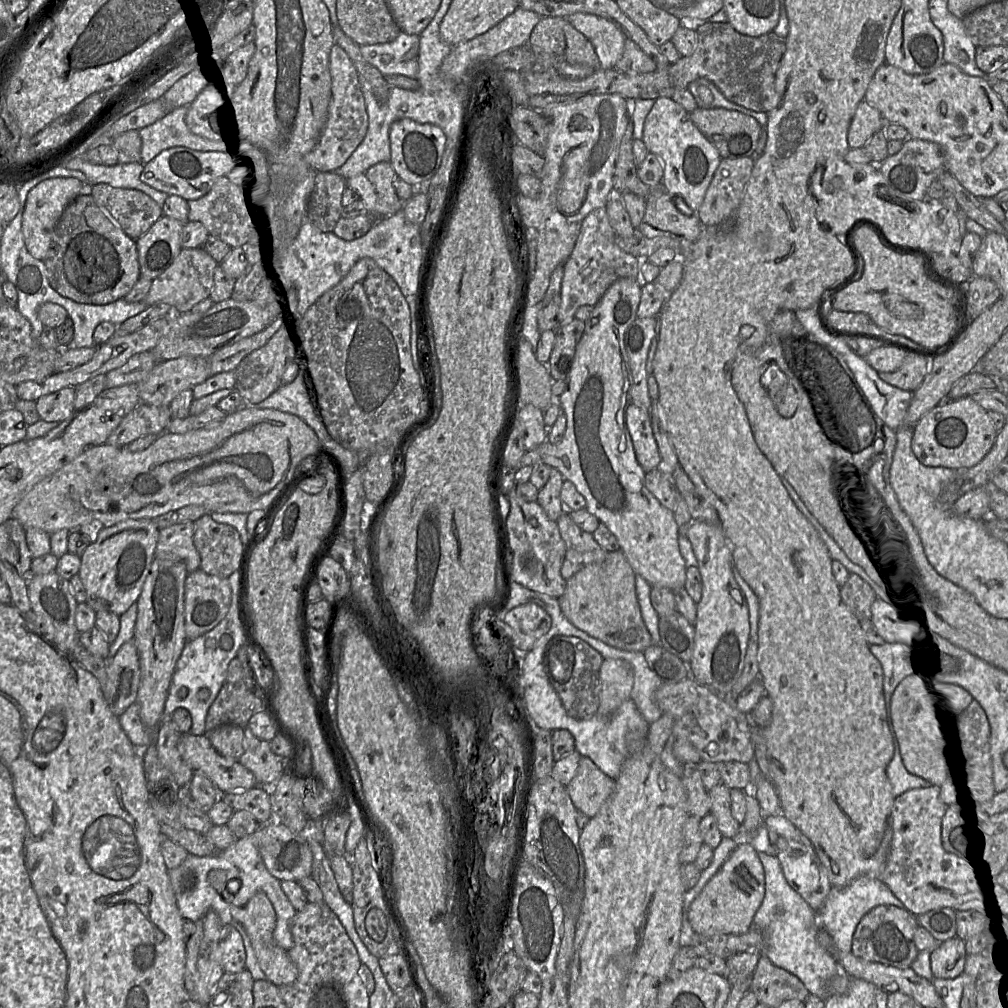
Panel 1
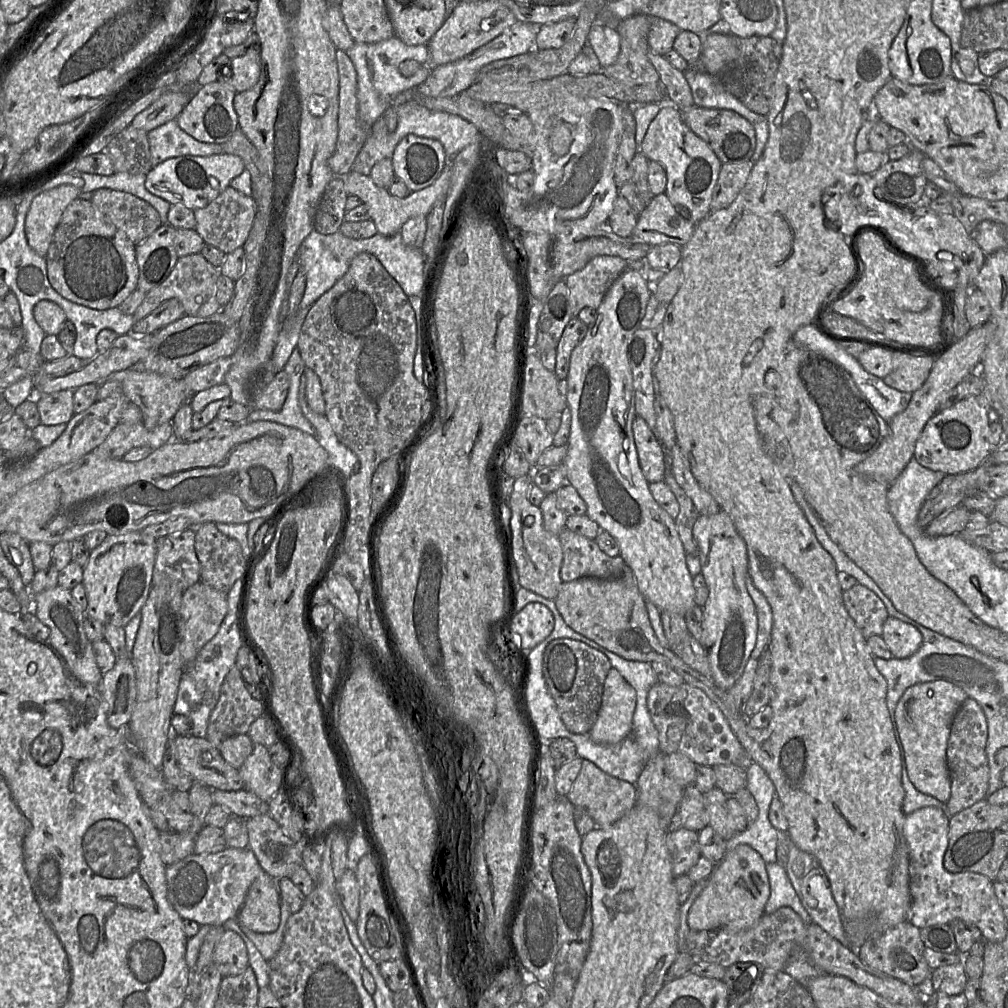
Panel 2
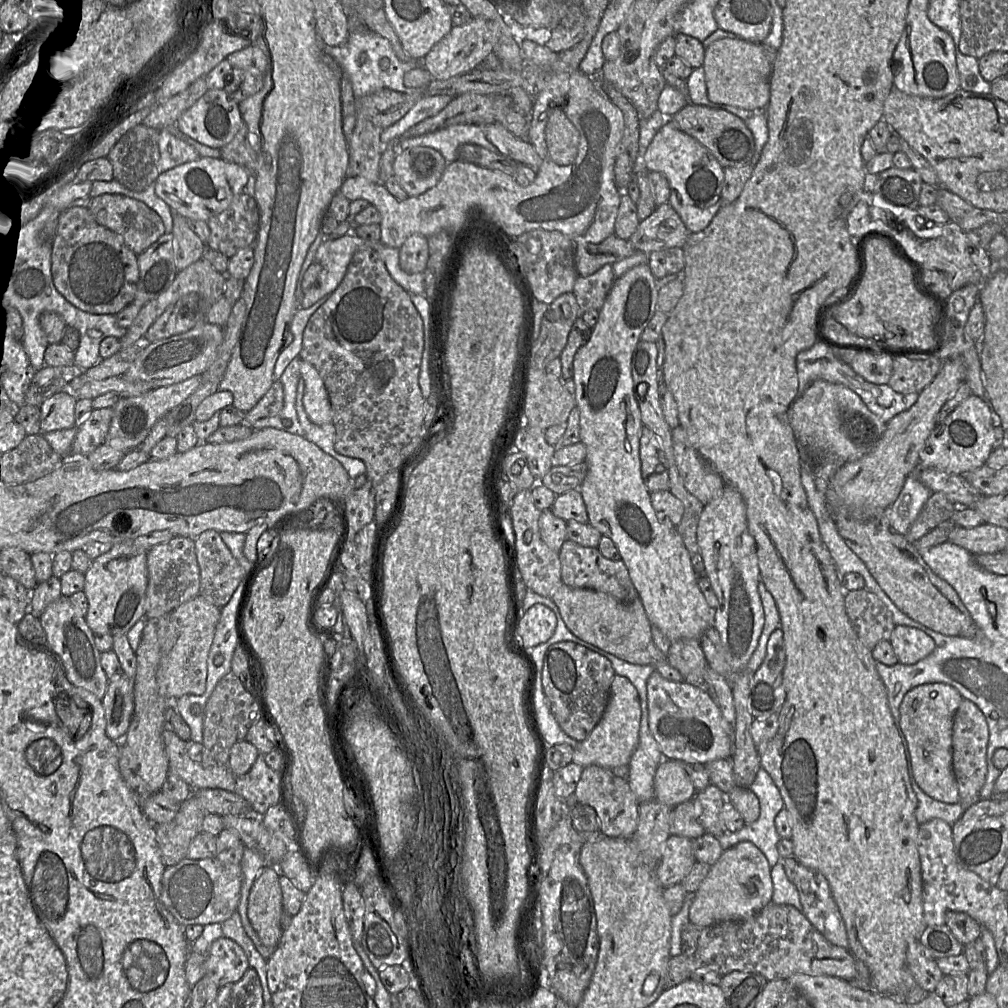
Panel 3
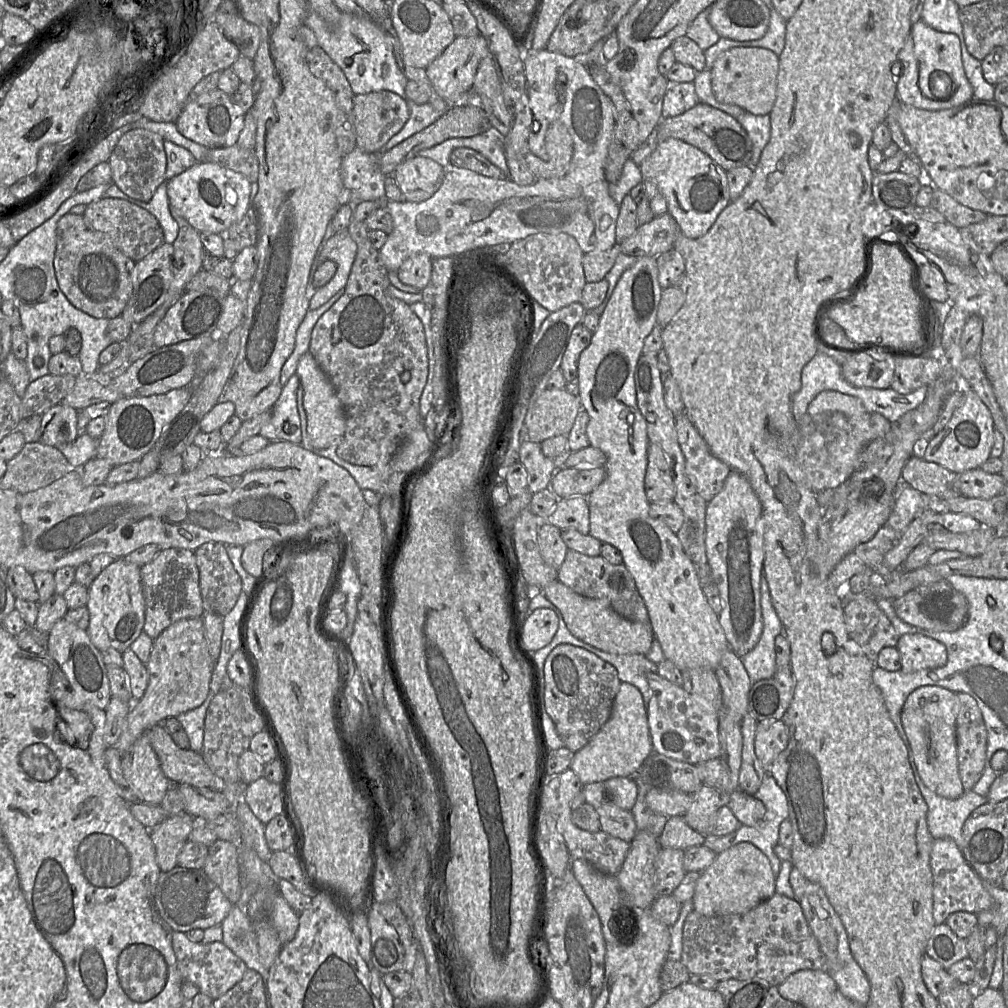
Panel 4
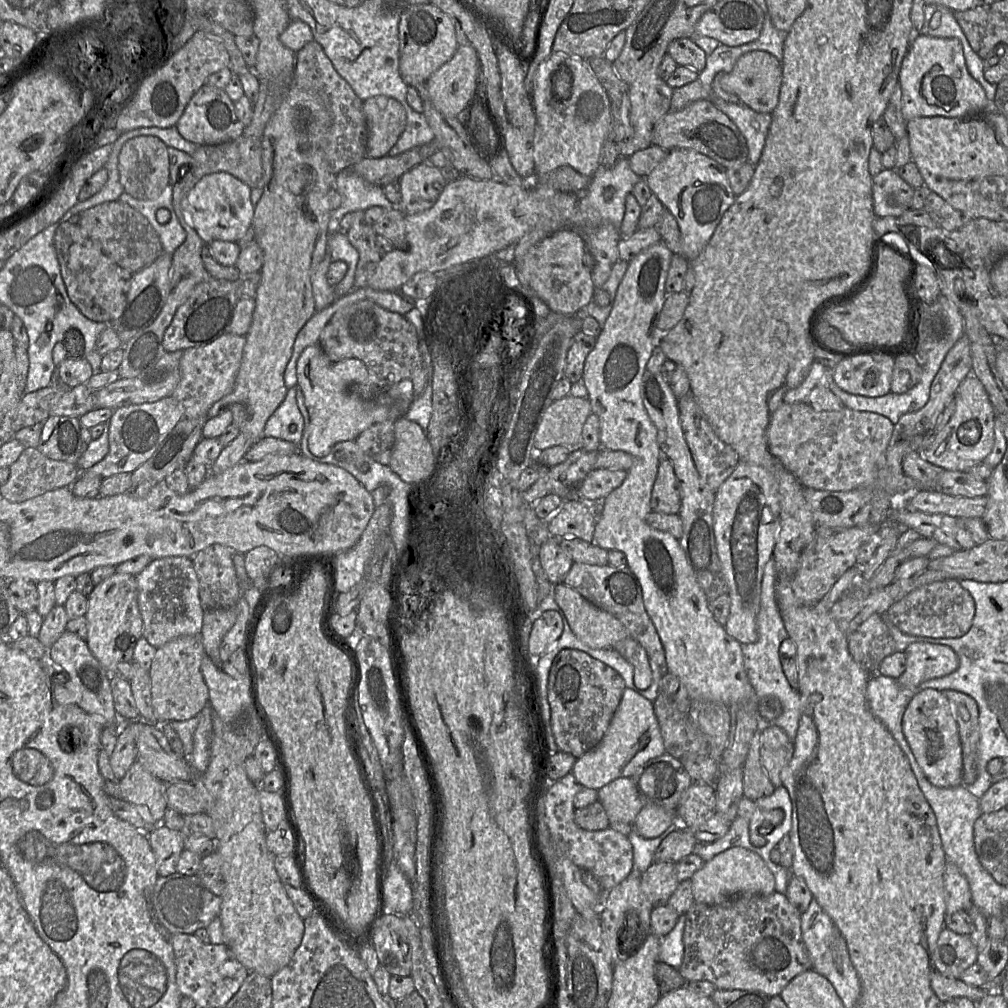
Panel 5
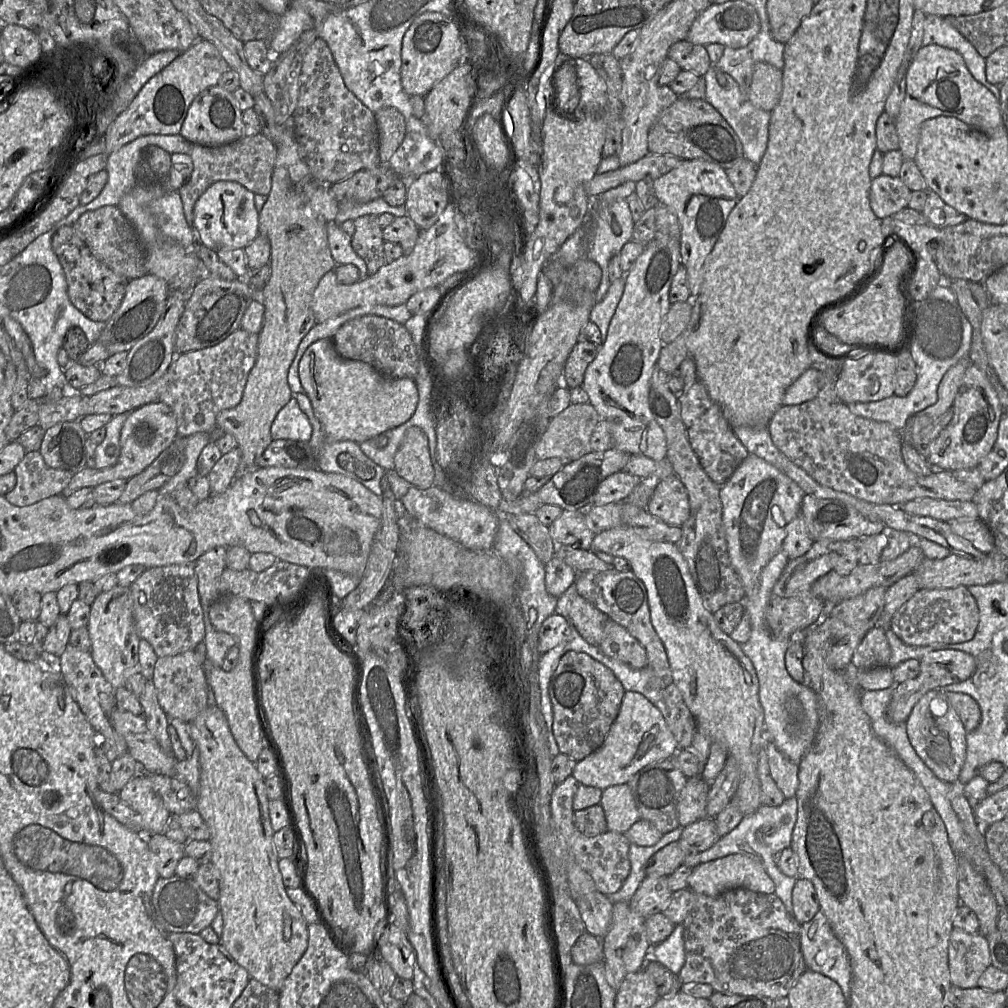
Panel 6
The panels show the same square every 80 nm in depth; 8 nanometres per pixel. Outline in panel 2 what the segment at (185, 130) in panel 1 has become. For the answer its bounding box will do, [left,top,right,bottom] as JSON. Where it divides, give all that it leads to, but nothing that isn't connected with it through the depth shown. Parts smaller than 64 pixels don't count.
[147,119,224,167]

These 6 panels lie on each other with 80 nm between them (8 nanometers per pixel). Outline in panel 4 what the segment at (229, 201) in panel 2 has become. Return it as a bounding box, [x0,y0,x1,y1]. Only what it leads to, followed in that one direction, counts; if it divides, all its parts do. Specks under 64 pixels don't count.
[219,207,258,260]

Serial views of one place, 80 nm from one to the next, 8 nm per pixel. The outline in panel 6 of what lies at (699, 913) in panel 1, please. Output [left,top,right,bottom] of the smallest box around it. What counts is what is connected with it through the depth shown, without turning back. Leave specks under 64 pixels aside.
[687,853,775,897]

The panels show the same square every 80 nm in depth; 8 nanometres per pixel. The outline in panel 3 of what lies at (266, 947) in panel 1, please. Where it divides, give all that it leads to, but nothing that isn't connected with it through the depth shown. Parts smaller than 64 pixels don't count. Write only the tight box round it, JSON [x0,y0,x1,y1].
[247,866,282,948]

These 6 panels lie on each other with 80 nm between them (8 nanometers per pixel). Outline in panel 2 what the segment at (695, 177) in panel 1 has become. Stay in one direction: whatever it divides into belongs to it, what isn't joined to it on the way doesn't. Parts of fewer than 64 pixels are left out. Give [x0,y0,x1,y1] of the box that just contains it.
[641,105,722,224]

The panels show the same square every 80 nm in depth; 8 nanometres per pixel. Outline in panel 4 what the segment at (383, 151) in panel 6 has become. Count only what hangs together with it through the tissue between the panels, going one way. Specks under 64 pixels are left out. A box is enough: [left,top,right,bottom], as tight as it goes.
[353,91,409,153]

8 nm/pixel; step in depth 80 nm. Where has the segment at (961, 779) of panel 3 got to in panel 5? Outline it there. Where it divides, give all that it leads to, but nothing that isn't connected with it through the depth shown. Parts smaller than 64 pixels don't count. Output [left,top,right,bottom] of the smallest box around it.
[944,690,980,785]

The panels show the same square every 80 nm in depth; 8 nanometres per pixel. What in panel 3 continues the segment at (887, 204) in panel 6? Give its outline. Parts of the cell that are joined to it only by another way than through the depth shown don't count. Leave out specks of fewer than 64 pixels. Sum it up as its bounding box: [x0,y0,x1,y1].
[865,166,923,209]

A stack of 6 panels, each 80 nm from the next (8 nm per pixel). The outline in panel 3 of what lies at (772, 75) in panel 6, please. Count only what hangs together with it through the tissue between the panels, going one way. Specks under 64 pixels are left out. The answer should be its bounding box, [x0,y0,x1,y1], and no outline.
[702,38,773,112]

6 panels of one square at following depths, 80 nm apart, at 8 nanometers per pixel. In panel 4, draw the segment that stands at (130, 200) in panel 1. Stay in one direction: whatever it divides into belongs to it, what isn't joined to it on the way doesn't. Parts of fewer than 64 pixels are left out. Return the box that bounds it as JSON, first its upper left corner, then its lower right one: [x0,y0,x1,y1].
[85,197,164,262]

